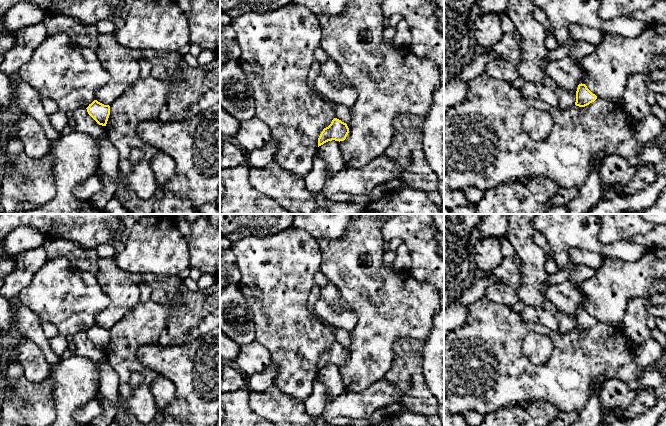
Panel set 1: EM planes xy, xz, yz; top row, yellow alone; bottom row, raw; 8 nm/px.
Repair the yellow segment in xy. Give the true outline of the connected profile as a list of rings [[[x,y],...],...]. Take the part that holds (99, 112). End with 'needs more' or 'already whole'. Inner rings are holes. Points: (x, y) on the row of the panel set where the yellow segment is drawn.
[[[94,100],[89,106],[86,108],[88,114],[99,124],[102,126],[106,126],[109,115],[110,115],[110,106],[104,105],[97,100]]]; already whole

